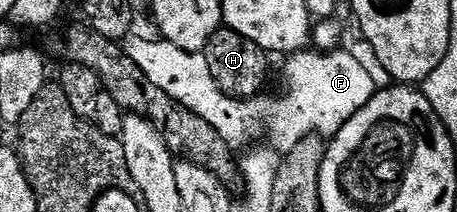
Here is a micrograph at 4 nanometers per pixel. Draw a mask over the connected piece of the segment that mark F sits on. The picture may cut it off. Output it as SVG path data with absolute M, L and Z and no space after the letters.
M130 36L124 39L125 54L139 64L143 76L147 76L155 88L163 88L167 96L195 112L195 116L203 116L203 120L207 120L207 124L211 124L211 128L215 128L215 132L219 132L231 147L241 148L252 143L252 138L264 130L269 133L268 141L281 152L295 148L295 144L309 134L338 134L343 124L351 120L359 108L366 106L379 89L378 83L373 83L368 68L355 55L348 54L345 48L338 48L292 55L285 66L285 91L278 98L232 98L222 92L219 84L215 84L204 53L192 54L175 48L175 44L154 38Z

